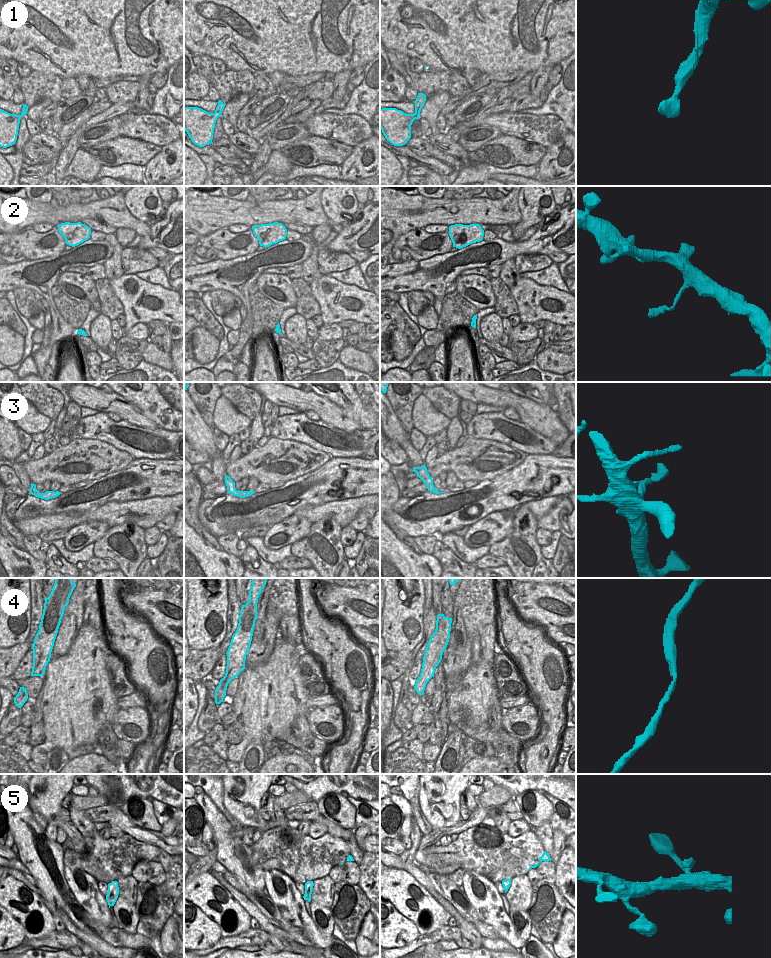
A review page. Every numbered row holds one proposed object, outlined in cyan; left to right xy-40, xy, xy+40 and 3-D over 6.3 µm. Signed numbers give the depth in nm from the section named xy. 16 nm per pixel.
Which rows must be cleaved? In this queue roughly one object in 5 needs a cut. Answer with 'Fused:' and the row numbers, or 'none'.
Fused: none

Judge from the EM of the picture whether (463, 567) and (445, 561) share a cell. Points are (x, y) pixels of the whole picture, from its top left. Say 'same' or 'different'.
same

